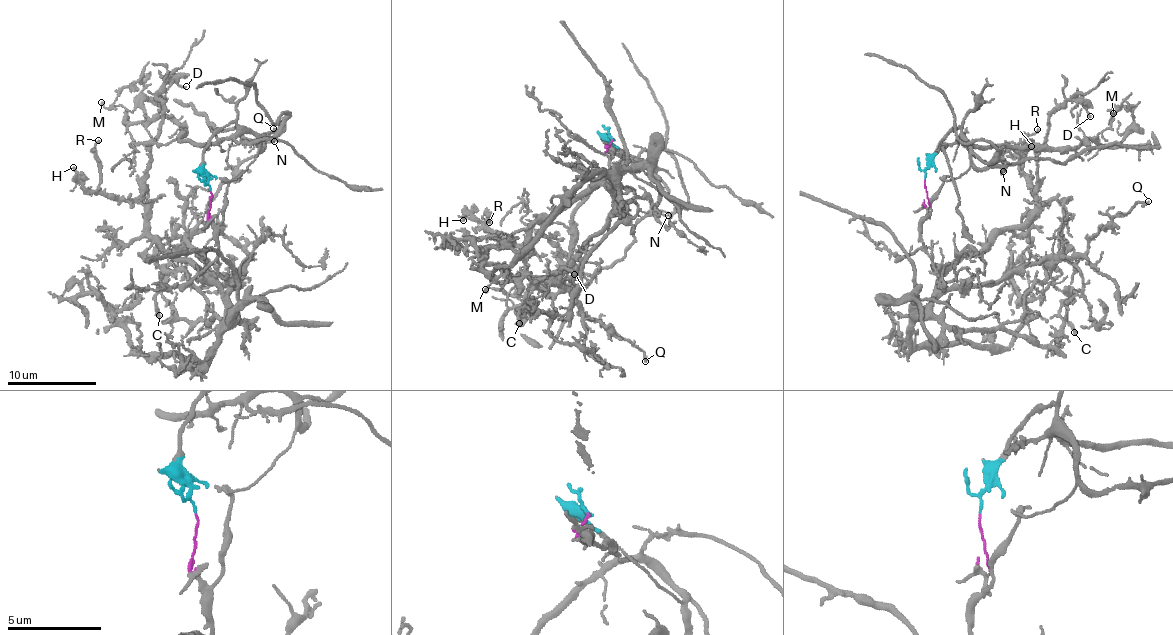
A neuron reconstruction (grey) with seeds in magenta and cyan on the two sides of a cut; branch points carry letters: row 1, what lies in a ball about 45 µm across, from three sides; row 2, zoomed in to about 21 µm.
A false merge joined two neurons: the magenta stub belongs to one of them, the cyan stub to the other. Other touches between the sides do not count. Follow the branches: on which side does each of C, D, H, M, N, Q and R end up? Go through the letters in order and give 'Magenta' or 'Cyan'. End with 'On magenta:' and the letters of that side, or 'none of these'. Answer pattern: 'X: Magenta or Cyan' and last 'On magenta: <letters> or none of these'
C: Magenta
D: Magenta
H: Magenta
M: Cyan
N: Cyan
Q: Magenta
R: Magenta
On magenta: C, D, H, Q, R

